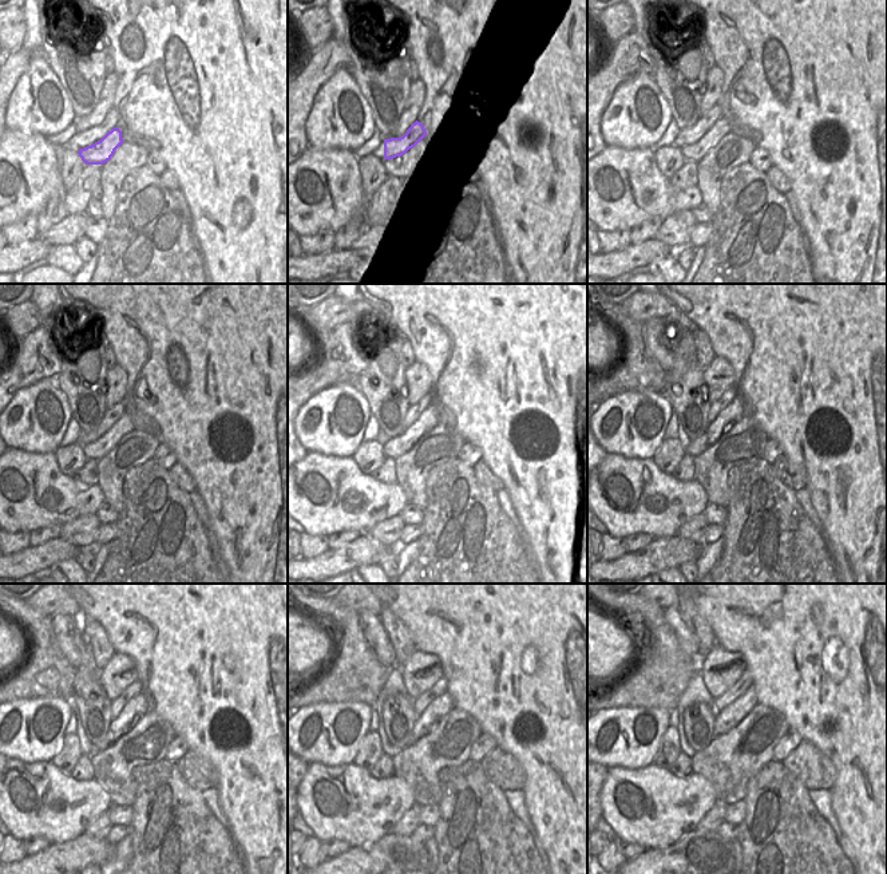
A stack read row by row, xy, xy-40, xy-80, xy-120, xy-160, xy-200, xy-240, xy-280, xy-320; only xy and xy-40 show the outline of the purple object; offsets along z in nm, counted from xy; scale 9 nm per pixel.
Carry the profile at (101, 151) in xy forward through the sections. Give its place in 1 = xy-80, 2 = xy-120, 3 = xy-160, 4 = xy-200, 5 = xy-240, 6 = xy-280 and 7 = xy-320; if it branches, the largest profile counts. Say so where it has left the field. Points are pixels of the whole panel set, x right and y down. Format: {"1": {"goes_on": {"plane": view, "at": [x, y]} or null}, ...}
{"1": {"goes_on": {"plane": "xy-80", "at": [720, 129]}}, "2": {"goes_on": {"plane": "xy-120", "at": [101, 447]}}, "3": {"goes_on": {"plane": "xy-160", "at": [395, 447]}}, "4": {"goes_on": {"plane": "xy-200", "at": [733, 412]}}, "5": {"goes_on": {"plane": "xy-240", "at": [137, 708]}}, "6": {"goes_on": {"plane": "xy-280", "at": [427, 720]}}, "7": {"goes_on": {"plane": "xy-320", "at": [733, 714]}}}

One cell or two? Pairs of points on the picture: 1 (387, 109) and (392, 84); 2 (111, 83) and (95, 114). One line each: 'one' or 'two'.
1: one
2: one

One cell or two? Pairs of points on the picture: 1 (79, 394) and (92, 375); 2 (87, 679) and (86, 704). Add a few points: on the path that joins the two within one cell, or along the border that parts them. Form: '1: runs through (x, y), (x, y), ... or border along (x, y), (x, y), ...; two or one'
1: runs through (82, 388), (82, 380), (87, 375); one
2: runs through (87, 685), (87, 697); one

